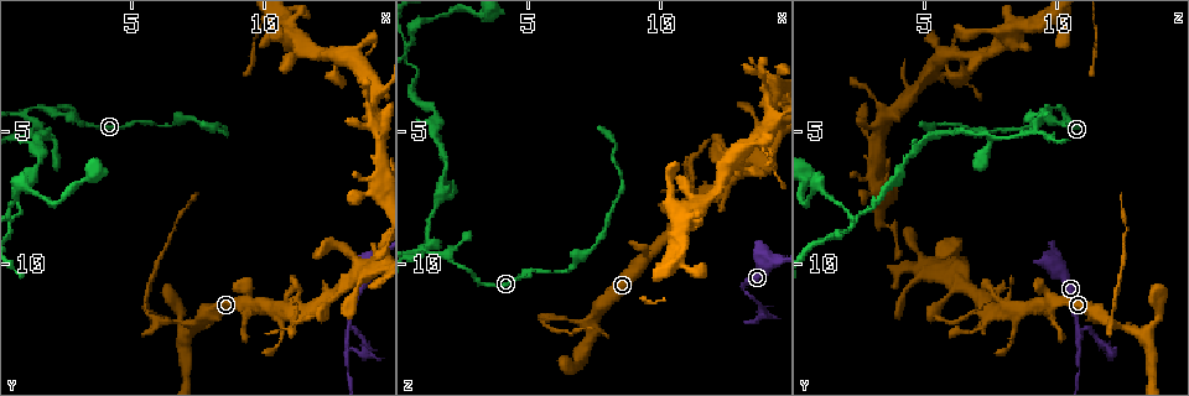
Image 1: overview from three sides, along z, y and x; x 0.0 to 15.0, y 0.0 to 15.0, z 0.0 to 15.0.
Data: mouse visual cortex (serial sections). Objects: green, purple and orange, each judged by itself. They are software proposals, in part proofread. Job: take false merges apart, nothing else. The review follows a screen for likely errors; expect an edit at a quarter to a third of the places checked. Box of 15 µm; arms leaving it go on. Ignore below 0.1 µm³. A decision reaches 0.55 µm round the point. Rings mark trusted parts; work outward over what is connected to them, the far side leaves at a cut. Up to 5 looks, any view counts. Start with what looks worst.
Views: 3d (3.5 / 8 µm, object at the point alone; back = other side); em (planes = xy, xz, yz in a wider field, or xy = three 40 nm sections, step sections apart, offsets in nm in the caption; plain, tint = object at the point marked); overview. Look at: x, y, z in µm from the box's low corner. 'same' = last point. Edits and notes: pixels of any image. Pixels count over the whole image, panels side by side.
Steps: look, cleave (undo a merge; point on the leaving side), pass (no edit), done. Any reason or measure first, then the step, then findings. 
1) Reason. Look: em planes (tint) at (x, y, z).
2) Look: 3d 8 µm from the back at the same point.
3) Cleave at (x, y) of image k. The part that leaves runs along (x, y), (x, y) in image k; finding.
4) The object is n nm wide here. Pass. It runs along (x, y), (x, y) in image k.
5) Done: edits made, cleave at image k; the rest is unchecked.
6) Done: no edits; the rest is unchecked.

Sharp bend. Look: 3d 8 µm from the back at (13.1, 12.5, 10.9).

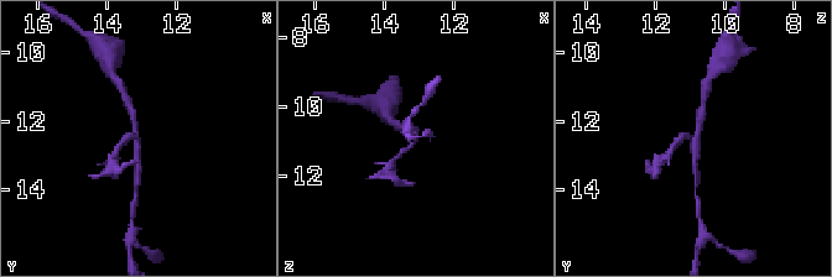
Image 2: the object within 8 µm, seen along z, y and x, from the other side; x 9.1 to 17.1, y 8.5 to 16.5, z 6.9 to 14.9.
Zoom in. Look: 3d 3.5 µm from the back at (13.2, 12.5, 10.9).

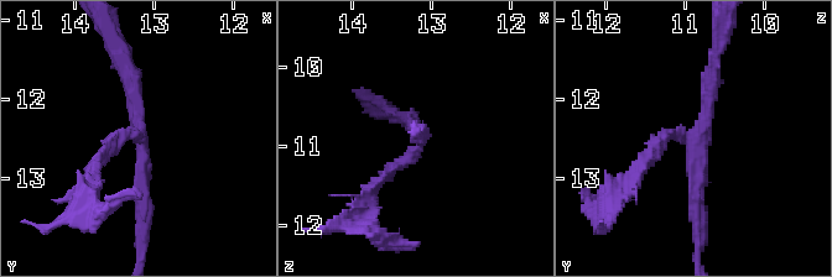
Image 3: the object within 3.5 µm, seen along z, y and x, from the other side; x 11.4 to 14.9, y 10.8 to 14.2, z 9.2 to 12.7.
Shape alone is not enough. Look: em xy step 1 (tint) at (13.15, 12.45, 10.85).

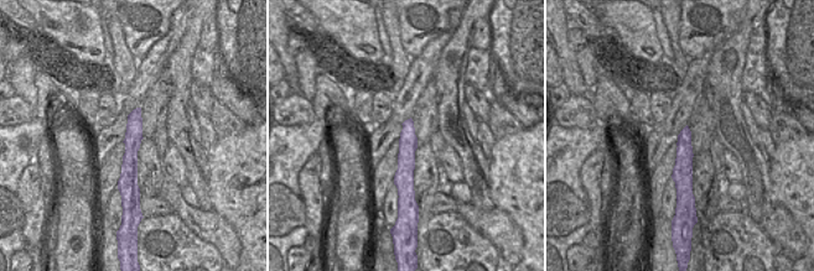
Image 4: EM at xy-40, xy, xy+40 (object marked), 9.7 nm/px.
Cleave at (112, 142) of image 3. The part that leaves runs along (140, 139), (109, 142), (87, 192) in image 3; two cells meet here.

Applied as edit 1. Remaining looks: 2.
Arms part here. Look: 3d 3.5 µm at (7.1, 12.3, 12.2).

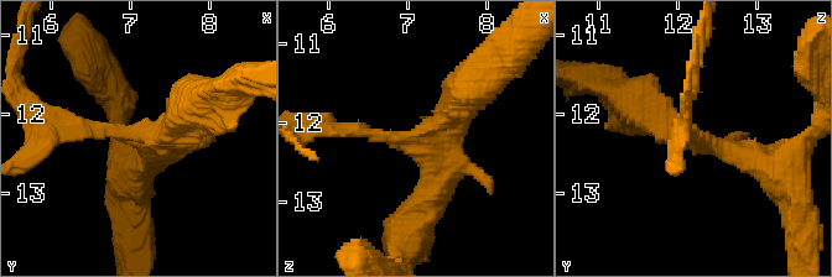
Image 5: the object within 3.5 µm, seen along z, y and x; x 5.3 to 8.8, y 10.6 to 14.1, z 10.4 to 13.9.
Now the EM. Look: em xy step 3 (tint) at (7.25, 12.25, 12.10).

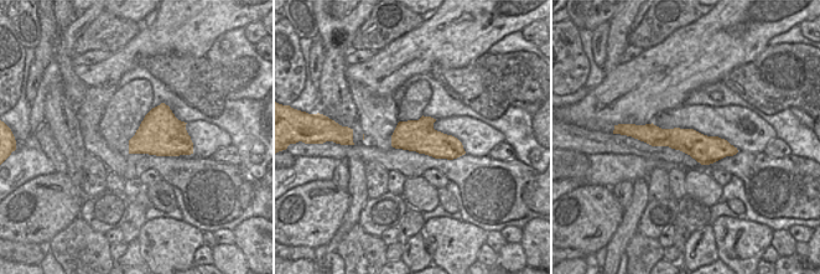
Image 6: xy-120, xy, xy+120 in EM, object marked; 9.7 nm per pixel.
Cleave at (60, 116) of image 5. The part that leaves runs along (107, 127), (57, 124), (34, 109) in image 5; two cells meet here.

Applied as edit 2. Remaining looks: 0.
Done: edits made, cleave at image 3, cleave at image 5; the rest is unchecked.

